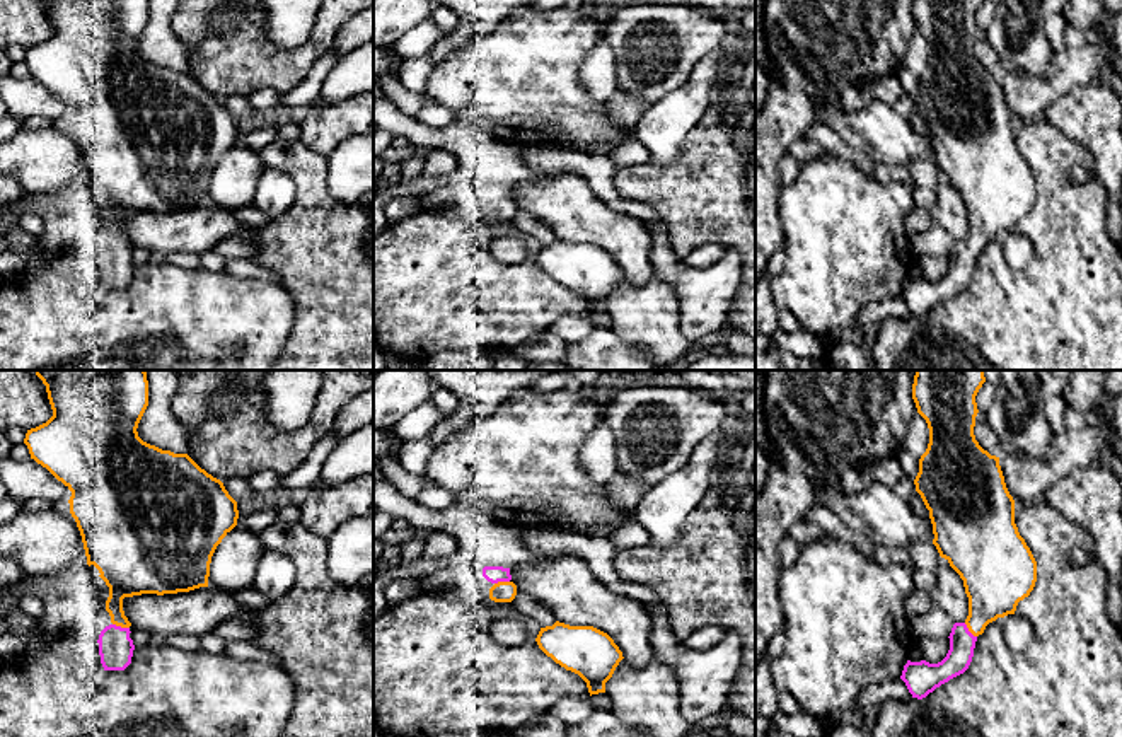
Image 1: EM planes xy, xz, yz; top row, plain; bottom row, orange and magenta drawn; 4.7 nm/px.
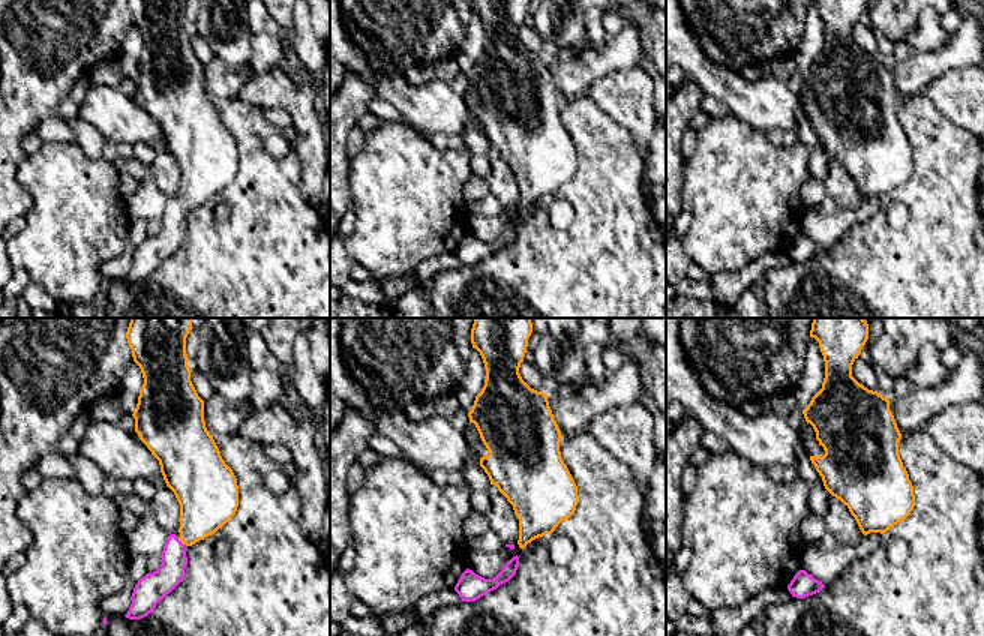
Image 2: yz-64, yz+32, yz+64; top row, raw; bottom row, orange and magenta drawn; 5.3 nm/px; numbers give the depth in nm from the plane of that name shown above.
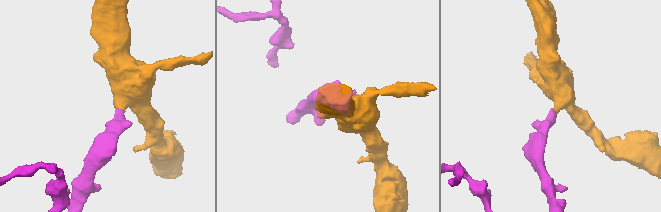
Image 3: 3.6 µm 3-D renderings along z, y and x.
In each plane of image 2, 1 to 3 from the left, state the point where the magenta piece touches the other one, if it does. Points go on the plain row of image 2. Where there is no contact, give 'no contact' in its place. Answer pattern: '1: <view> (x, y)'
1: no contact
2: no contact
3: no contact

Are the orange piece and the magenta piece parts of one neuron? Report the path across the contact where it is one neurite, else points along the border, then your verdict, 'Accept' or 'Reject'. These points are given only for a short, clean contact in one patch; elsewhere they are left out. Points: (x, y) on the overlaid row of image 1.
Path across: xy (127, 574), (116, 594), (121, 626), (116, 635), (116, 649). Accept

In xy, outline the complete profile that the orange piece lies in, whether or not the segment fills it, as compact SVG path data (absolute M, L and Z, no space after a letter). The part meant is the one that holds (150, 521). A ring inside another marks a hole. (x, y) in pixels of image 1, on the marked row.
M145 370L34 372L46 386L53 416L27 430L24 444L31 459L72 491L70 514L80 531L87 565L94 565L109 587L106 611L111 624L97 640L101 664L104 670L124 670L135 645L123 599L208 587L211 556L237 525L237 502L188 454L162 450L138 437L136 428L148 406Z

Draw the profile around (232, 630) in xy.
M232 618L220 623L215 635L225 641L251 641L256 638L256 628L244 619Z

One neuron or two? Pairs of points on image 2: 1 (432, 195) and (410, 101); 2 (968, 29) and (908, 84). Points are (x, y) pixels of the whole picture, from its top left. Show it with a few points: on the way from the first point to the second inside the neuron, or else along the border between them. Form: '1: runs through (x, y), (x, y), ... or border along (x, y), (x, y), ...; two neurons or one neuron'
1: border along (408, 122), (417, 131); two neurons
2: runs through (956, 45), (939, 62), (924, 68); one neuron

